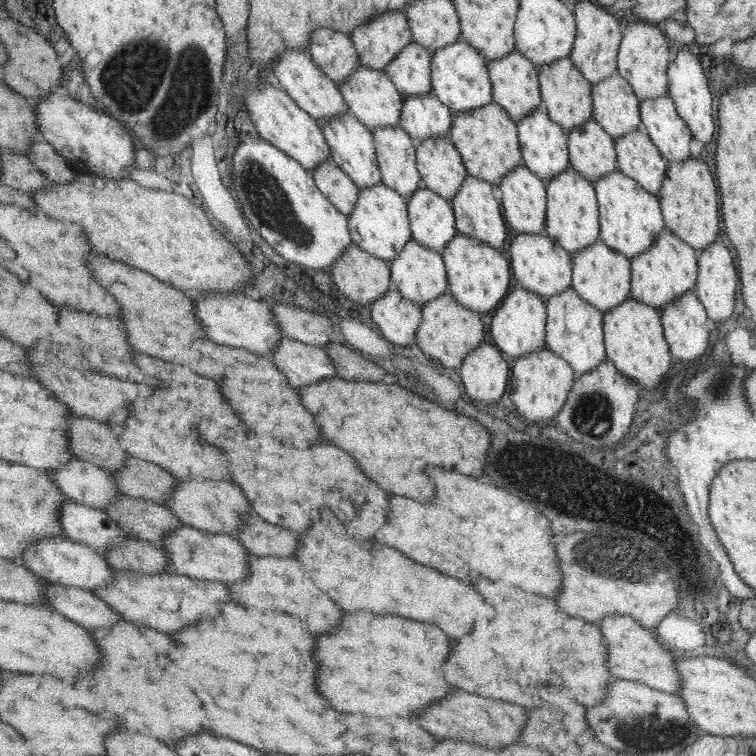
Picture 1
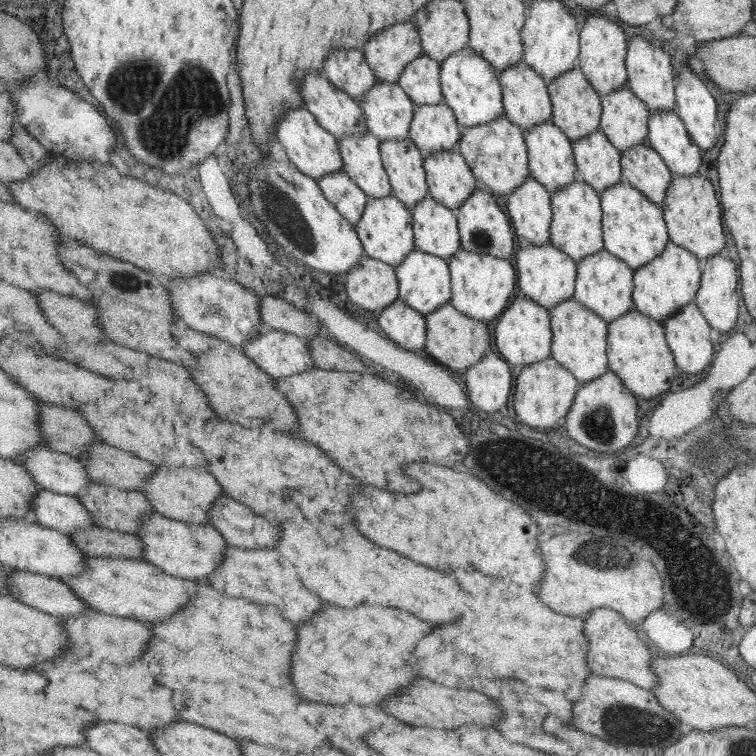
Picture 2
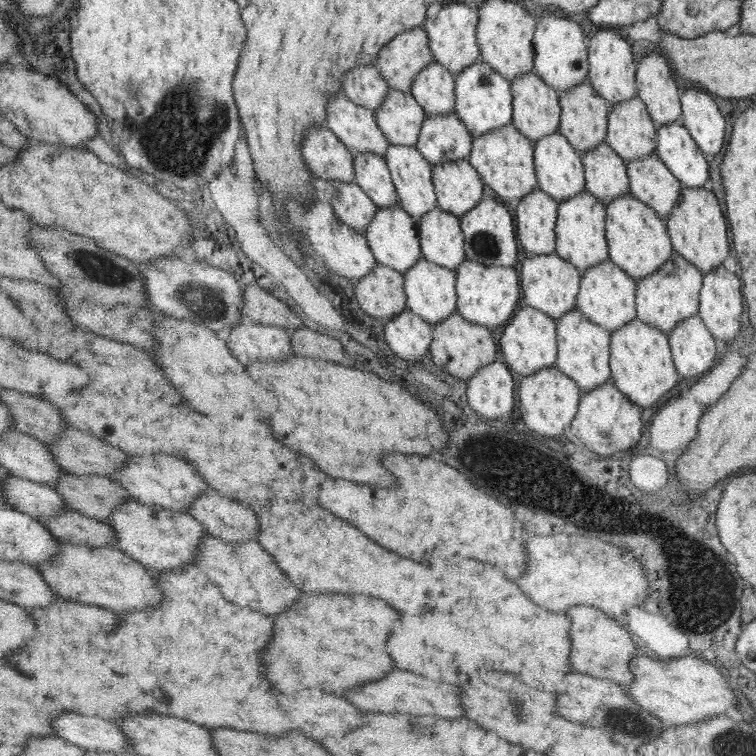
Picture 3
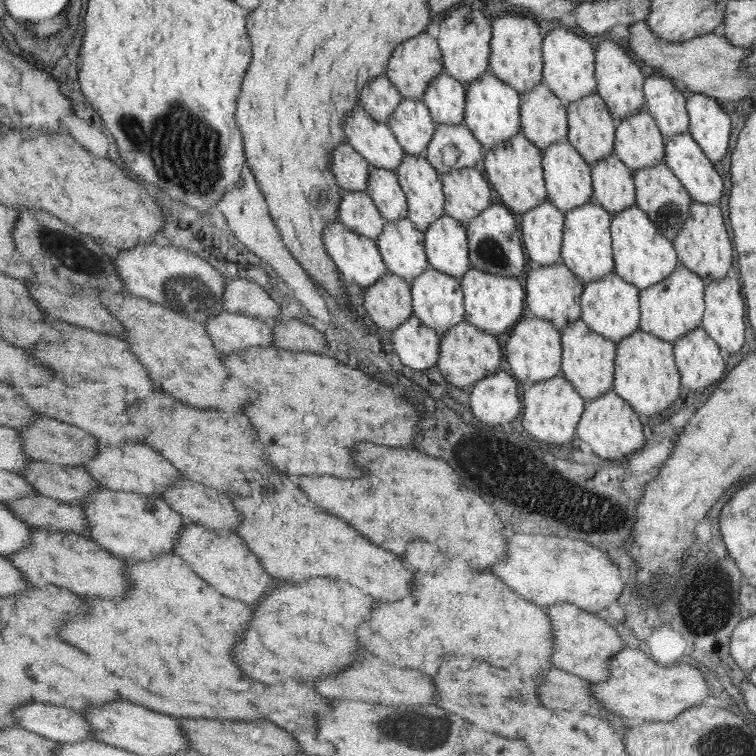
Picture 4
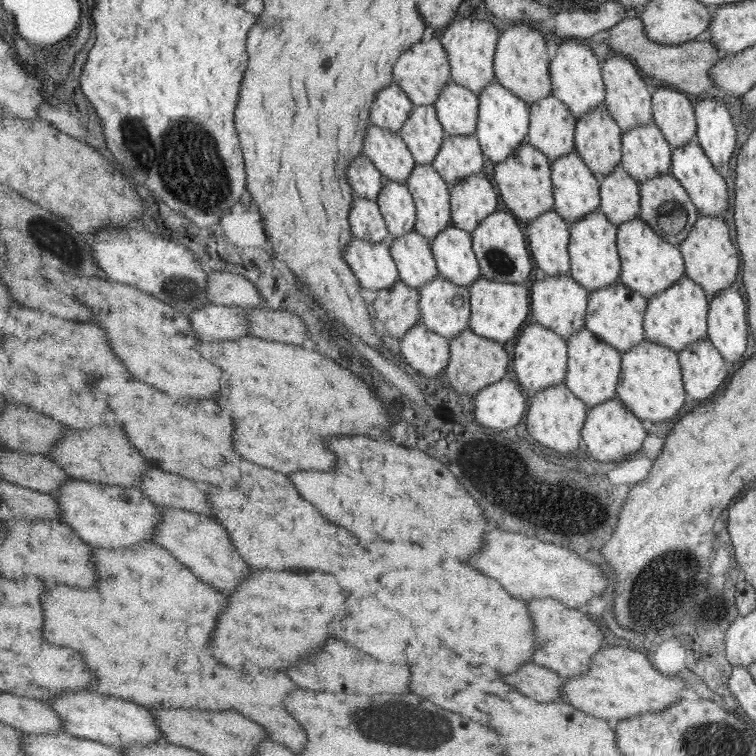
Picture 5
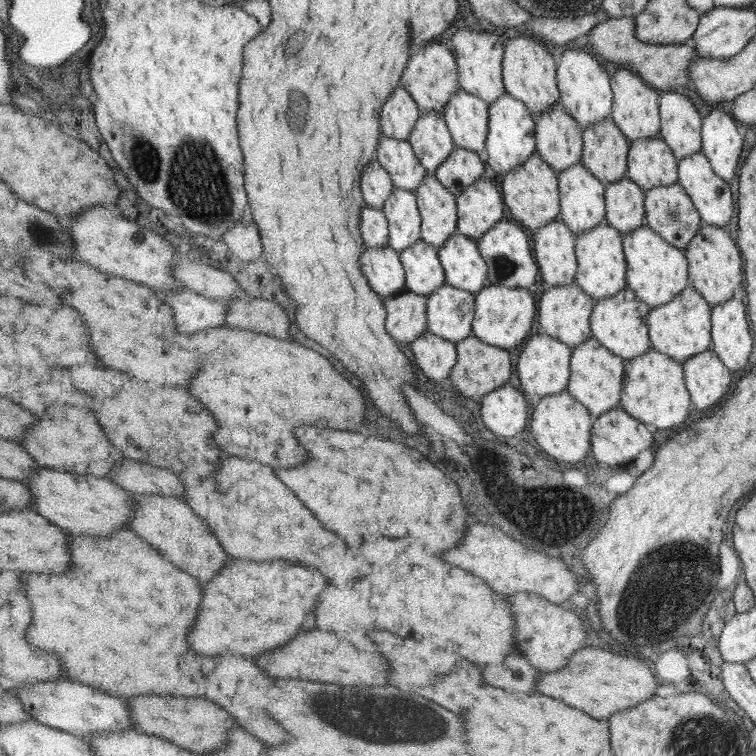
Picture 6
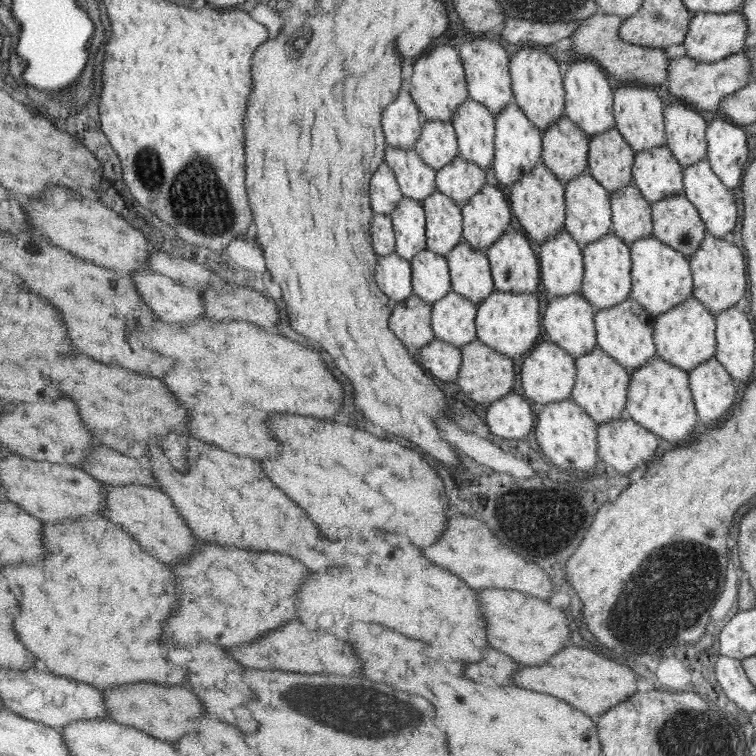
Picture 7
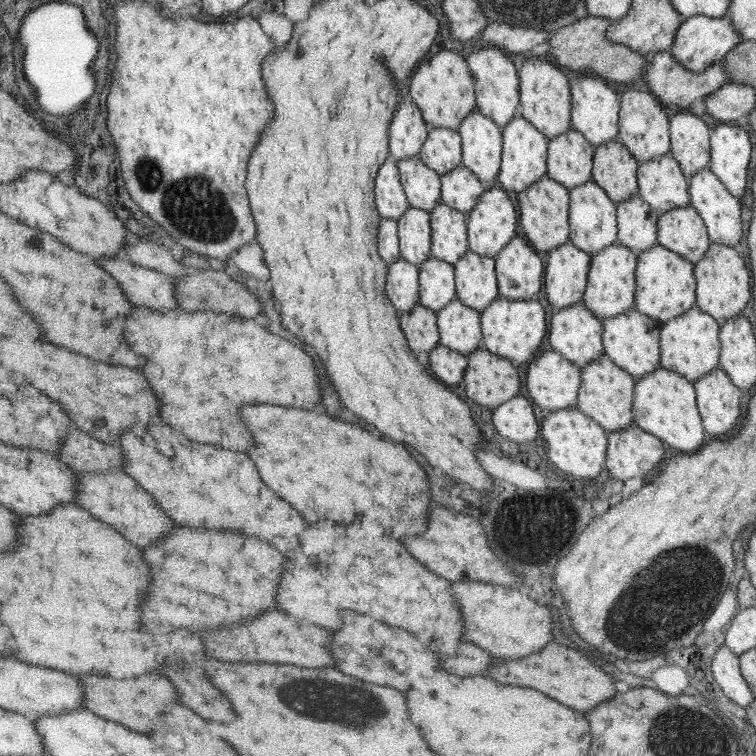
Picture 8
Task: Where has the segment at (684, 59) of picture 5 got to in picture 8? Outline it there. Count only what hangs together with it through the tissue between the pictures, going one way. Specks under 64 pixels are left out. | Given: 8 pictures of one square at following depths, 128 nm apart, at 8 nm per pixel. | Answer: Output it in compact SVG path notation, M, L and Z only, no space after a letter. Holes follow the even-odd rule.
M588 16L587 19L577 20L567 27L553 31L550 43L550 52L546 55L554 56L559 65L565 65L573 72L600 76L618 84L630 84L634 78L644 77L644 69L649 66L650 56L642 55L624 44L616 44L608 38L608 27L611 21L600 16Z

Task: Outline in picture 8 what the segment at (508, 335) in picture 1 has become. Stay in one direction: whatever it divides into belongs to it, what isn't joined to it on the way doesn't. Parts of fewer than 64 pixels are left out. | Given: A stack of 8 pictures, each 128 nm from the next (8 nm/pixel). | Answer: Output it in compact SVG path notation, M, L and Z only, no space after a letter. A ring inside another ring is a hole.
M546 347L540 356L529 362L526 372L526 388L532 400L543 413L557 412L576 406L579 398L580 370L562 353Z

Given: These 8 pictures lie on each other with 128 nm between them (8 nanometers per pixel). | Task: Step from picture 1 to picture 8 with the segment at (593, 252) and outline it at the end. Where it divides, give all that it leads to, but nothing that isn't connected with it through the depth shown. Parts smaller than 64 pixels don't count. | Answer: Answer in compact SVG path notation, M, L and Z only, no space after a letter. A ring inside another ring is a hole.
M632 309L624 312L623 315L614 318L604 318L603 320L603 349L606 356L619 365L633 377L642 378L654 372L660 364L660 347L658 346L658 334L660 330L656 328L656 319L646 316L639 310Z

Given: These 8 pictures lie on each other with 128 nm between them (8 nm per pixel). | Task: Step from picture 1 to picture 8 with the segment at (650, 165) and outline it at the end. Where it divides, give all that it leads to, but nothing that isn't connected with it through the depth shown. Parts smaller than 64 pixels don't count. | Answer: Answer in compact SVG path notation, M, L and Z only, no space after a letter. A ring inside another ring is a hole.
M691 204L660 216L659 241L664 248L685 256L692 264L704 258L712 242L703 217Z

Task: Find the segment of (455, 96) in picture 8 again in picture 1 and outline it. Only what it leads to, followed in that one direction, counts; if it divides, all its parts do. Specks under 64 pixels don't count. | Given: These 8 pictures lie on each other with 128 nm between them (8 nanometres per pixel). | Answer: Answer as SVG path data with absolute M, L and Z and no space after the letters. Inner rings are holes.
M394 10L356 28L351 39L359 51L360 64L384 71L414 41L414 33L406 13Z

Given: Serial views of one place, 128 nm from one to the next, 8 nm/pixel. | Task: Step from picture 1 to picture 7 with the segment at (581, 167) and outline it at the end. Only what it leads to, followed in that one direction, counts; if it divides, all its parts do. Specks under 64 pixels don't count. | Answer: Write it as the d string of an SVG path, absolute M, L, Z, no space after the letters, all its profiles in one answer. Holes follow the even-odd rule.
M628 185L612 192L612 208L612 232L620 240L625 240L630 245L653 234L654 210L650 210L650 204L644 200L636 185Z

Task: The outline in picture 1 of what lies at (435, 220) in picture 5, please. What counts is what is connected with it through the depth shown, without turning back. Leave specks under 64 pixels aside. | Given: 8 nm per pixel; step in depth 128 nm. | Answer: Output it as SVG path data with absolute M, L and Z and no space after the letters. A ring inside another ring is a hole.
M400 125L372 128L378 149L382 182L400 193L412 196L422 187L416 142Z

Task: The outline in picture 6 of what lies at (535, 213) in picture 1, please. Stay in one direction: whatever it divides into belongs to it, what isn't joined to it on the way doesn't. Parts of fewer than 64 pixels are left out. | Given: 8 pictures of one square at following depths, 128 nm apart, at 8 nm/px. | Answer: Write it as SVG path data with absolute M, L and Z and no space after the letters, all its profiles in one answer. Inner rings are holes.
M554 220L533 232L532 246L545 286L562 287L576 283L579 271L576 242L575 233L562 220Z

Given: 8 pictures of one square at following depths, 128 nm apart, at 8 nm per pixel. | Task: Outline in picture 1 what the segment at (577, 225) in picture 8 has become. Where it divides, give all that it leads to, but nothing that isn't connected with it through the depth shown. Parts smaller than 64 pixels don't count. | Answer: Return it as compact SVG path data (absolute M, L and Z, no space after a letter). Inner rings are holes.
M544 106L537 107L526 118L518 120L516 123L518 124L519 141L522 145L526 168L530 168L536 176L541 177L545 182L554 179L568 169L568 164L571 163L568 162L570 139L564 134L562 126L558 126L548 116Z

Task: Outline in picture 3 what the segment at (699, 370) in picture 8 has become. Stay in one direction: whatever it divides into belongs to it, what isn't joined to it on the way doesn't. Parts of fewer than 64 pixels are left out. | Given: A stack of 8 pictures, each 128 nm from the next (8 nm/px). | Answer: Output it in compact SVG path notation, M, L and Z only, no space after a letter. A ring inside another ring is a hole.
M673 254L660 271L647 279L640 280L636 311L638 320L658 328L661 332L674 331L683 320L690 319L699 312L699 292L702 287L701 270L680 254Z

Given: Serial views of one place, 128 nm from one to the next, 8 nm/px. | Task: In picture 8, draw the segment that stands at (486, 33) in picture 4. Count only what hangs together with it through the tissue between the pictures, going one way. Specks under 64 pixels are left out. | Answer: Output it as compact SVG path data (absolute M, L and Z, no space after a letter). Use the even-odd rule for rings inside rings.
M488 46L470 52L466 59L475 77L475 97L478 101L476 110L484 116L491 117L501 128L516 116L516 110L520 106L520 100L518 100L520 78L512 60L508 60L508 56L504 56L502 51L500 48Z

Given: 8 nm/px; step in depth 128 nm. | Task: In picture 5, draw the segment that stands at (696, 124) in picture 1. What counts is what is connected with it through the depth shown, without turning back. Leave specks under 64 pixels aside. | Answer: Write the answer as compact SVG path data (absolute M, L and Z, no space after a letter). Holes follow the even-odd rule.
M705 98L695 104L699 121L699 135L696 142L711 159L716 168L727 169L730 158L736 152L736 128L724 102Z

